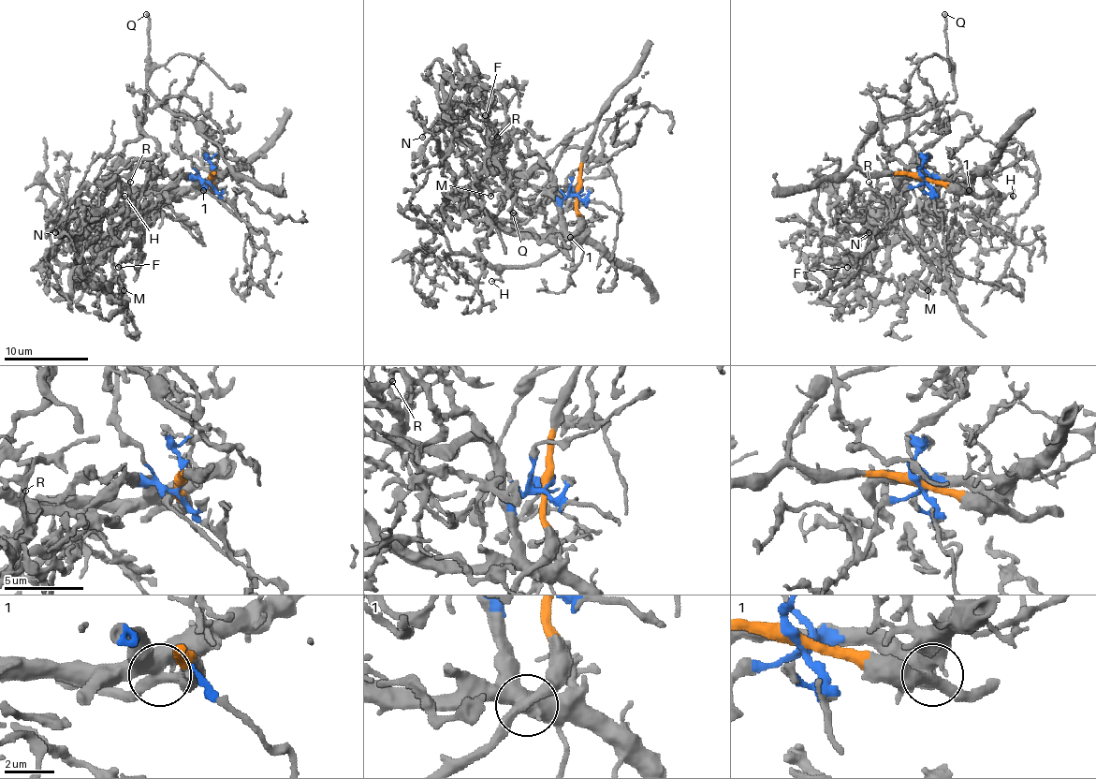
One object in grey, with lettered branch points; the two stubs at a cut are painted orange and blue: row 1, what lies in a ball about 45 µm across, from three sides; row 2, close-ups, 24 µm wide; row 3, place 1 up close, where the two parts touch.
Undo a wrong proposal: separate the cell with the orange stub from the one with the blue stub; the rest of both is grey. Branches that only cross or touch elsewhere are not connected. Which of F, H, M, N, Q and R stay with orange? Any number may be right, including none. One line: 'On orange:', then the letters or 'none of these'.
On orange: H, Q

